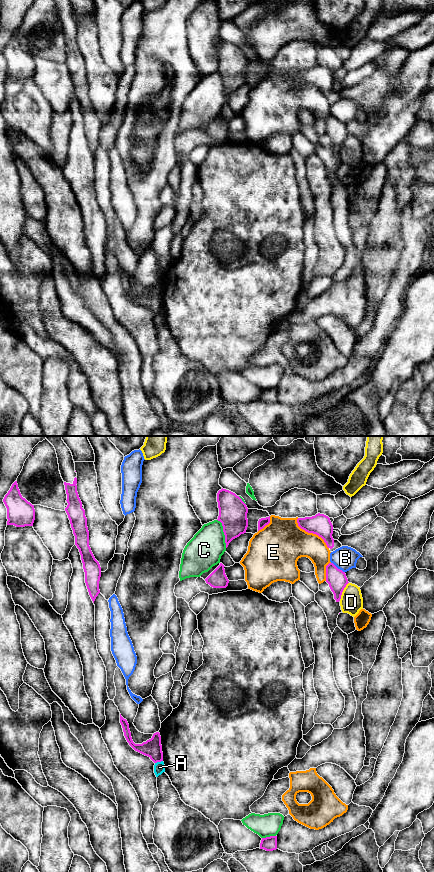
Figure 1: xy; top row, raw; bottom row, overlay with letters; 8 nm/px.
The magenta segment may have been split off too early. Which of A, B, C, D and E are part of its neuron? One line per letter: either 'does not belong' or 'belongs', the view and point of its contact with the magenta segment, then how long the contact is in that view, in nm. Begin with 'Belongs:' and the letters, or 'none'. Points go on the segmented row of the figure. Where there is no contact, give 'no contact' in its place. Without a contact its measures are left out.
Belongs: none
A: does not belong; meets magenta in xy at (158, 761); contact 70 nm long
B: does not belong; meets magenta in xy at (337, 568); contact 140 nm long
C: does not belong; meets magenta in xy at (224, 533); contact 240 nm long
D: does not belong; meets magenta in xy at (342, 591); contact 170 nm long
E: does not belong; meets magenta in xy at (312, 532); contact 360 nm long

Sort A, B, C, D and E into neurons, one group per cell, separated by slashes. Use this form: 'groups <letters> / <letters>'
groups A / B / C / D / E

